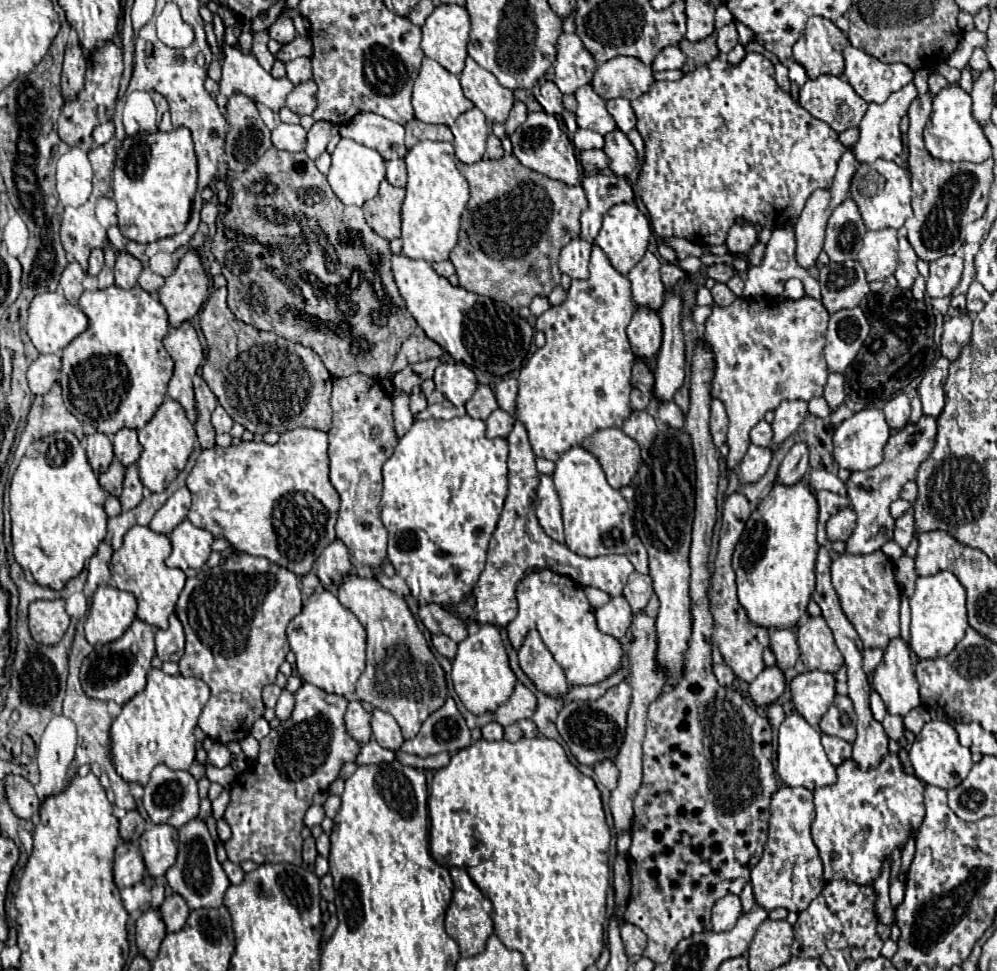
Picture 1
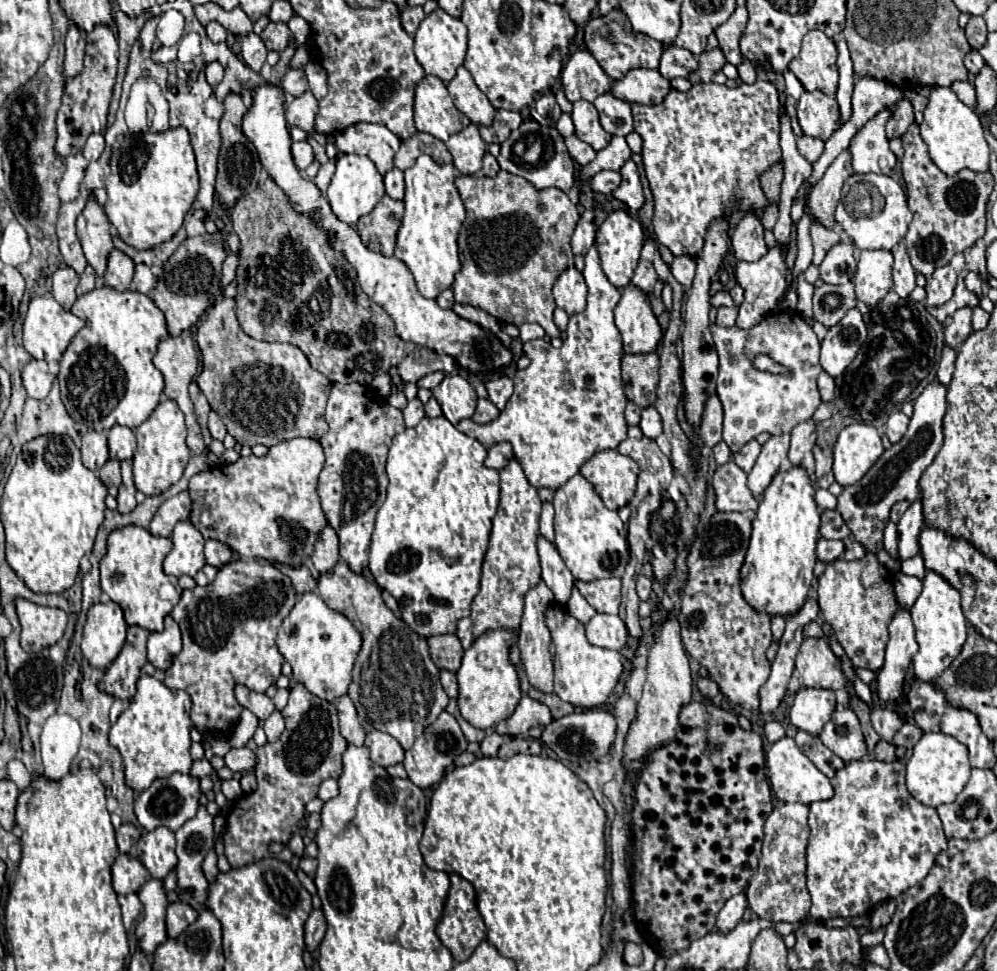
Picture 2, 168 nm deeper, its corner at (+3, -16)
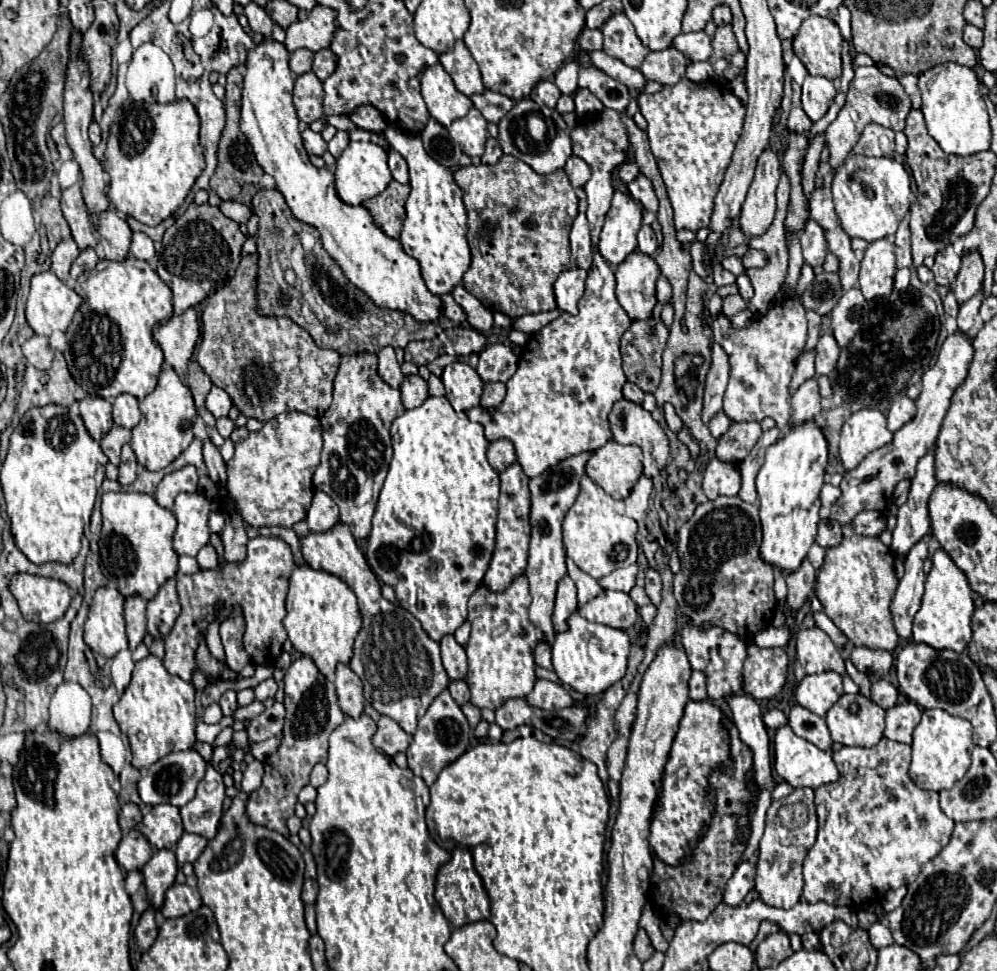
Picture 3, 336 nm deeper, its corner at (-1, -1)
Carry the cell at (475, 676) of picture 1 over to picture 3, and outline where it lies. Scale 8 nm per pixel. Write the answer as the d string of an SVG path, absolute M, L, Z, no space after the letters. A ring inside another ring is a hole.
M526 575L514 579L506 593L490 593L486 587L478 587L468 603L468 619L472 623L472 633L466 643L468 655L468 677L466 683L470 687L470 703L476 707L496 711L508 699L526 697L536 681L534 675L534 657L532 649L542 641L542 633L534 629L528 619L528 581Z

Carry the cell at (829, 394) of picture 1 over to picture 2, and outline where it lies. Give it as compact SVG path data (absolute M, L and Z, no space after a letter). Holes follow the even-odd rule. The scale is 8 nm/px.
M820 372L818 376L818 392L822 396L822 400L834 400L834 380L830 374L826 372Z

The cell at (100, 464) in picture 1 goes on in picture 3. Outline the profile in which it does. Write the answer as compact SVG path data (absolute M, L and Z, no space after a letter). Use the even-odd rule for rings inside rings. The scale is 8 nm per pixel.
M86 397L80 401L80 415L94 441L100 441L112 429L112 405L102 399Z

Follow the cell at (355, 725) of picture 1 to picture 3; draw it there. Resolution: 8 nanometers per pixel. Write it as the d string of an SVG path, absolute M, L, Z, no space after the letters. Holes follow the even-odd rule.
M338 665L336 669L336 691L338 703L344 715L358 719L364 713L364 697L362 697L362 683L356 673L348 665Z

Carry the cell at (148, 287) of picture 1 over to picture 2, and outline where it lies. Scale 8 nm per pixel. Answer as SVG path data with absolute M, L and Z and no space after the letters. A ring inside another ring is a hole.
M136 264L134 278L132 278L132 288L138 290L138 292L142 292L142 294L150 294L150 290L154 288L154 284L156 284L156 278L150 272L150 266Z

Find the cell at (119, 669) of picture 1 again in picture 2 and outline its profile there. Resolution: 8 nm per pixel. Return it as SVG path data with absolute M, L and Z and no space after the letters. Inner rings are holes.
M128 626L128 636L118 658L108 666L102 690L128 702L136 692L136 680L140 676L140 668L146 664L146 638L148 632L138 626ZM126 680L126 686L122 684Z

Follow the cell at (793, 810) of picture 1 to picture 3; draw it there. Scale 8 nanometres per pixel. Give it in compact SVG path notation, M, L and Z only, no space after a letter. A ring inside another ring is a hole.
M810 787L794 789L788 797L772 801L766 811L766 831L760 841L756 863L756 891L760 899L772 907L790 909L802 897L802 861L816 841L816 809L814 791Z

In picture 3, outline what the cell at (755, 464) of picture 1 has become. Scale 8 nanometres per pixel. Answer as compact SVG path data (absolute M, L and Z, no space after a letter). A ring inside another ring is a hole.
M712 459L704 471L702 489L708 499L716 499L720 495L738 495L742 485L742 477L736 465Z

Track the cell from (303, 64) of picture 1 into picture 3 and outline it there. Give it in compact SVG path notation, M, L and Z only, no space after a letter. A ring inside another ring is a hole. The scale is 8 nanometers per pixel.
M298 49L290 55L290 69L294 75L304 75L312 69L312 61L314 61L314 53L308 49Z

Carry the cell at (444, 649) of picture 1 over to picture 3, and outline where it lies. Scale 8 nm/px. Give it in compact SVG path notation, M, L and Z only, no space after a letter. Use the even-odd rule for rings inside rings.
M456 679L456 681L452 681L452 683L448 685L448 691L450 691L450 695L454 697L454 701L456 701L458 705L464 705L464 703L470 699L468 685L466 685L462 679Z

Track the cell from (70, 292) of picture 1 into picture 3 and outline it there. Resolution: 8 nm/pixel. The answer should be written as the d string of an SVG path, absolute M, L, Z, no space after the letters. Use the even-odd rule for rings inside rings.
M74 239L68 241L60 241L58 247L52 253L52 273L60 279L60 281L68 281L70 277L70 267L76 261L76 257L80 255Z

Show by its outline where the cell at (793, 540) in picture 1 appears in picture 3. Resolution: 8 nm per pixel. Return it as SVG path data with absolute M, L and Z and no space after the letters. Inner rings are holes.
M814 423L792 427L766 451L766 463L756 477L762 521L760 557L784 575L794 573L816 541L820 523L820 489L824 485L828 447L822 431Z

